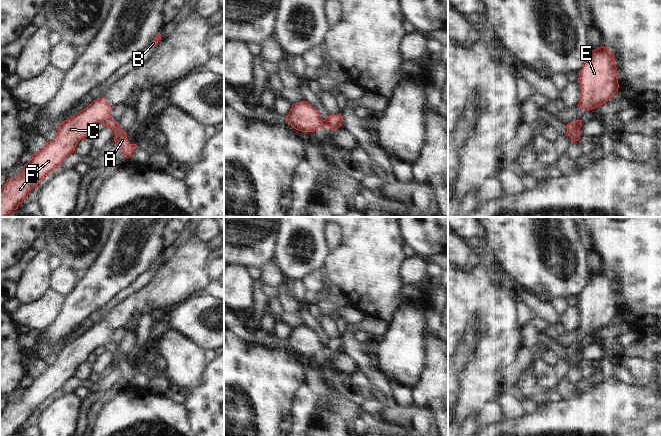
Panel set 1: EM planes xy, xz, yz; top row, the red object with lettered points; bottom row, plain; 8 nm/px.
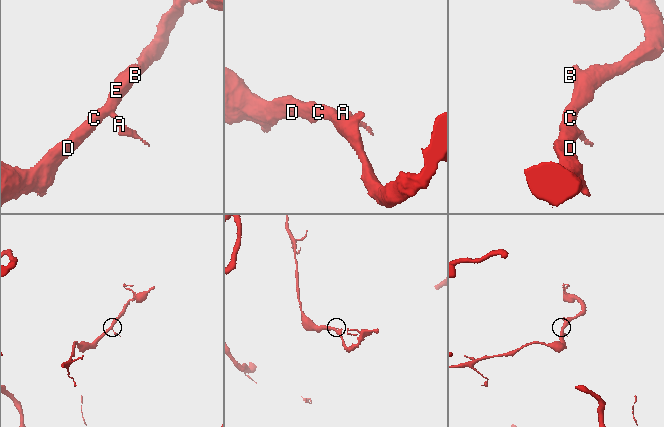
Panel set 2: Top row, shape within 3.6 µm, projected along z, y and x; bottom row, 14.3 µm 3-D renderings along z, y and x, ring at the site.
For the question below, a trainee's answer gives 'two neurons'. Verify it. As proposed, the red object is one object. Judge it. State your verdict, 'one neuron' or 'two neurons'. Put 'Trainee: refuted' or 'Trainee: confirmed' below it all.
one neuron
Trainee: refuted

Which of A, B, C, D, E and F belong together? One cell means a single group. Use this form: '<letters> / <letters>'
A B C D E F

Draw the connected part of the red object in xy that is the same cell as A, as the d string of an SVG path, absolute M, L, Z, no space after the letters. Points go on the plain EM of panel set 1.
M105 321L94 324L85 333L65 344L57 351L57 358L51 366L32 379L16 402L8 402L0 414L0 436L12 436L28 420L39 405L60 390L63 384L75 375L78 366L87 361L99 346L110 351L115 358L115 367L128 383L136 368L130 368L127 357L110 342L111 332Z

